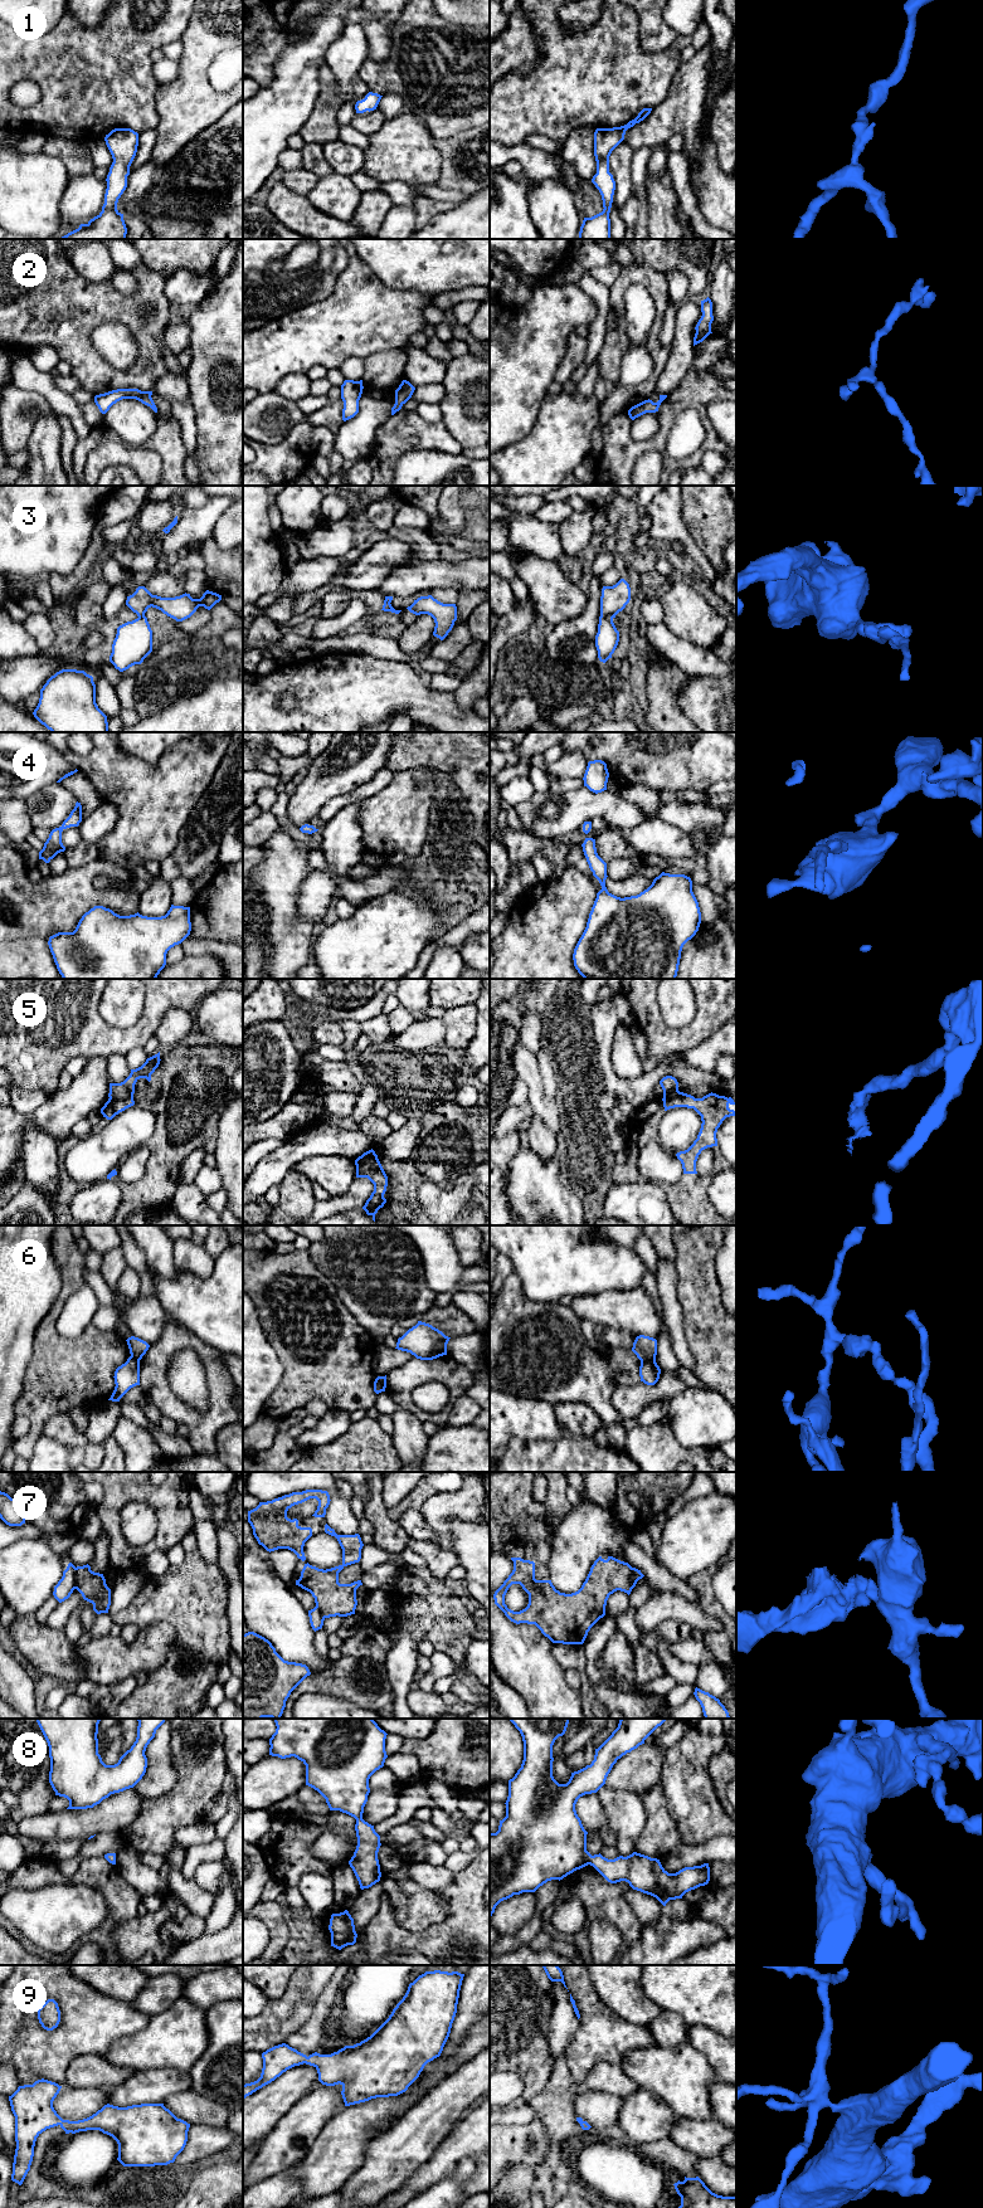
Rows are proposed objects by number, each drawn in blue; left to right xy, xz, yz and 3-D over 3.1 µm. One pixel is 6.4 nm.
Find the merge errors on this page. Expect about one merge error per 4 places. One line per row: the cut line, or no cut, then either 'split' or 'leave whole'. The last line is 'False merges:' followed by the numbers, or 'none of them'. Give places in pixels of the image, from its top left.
1: cut none; leave whole
2: cut none; leave whole
3: cut none; leave whole
4: cut none; leave whole
5: cut xy (132, 1095), (110, 1097); split
6: cut yz (655, 1358), (641, 1361); split
7: cut xy (74, 1568), (76, 1588); split
8: cut none; leave whole
9: cut none; leave whole
False merges: 5, 6, 7

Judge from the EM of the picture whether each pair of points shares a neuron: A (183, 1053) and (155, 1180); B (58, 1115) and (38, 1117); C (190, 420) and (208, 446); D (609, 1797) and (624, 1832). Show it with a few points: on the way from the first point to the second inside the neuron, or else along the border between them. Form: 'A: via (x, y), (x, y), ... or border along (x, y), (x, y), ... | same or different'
A: via (183, 1085), (183, 1124), (175, 1149) | same
B: via (53, 1117), (43, 1117) | same
C: border along (189, 399), (195, 415), (196, 448), (193, 456) | different
D: via (618, 1806), (624, 1812), (624, 1823) | same

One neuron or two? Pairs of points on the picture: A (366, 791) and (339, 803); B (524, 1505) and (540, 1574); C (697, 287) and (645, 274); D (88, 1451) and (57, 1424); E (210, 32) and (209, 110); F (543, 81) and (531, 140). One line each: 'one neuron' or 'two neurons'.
A: one neuron
B: one neuron
C: two neurons
D: two neurons
E: one neuron
F: two neurons

